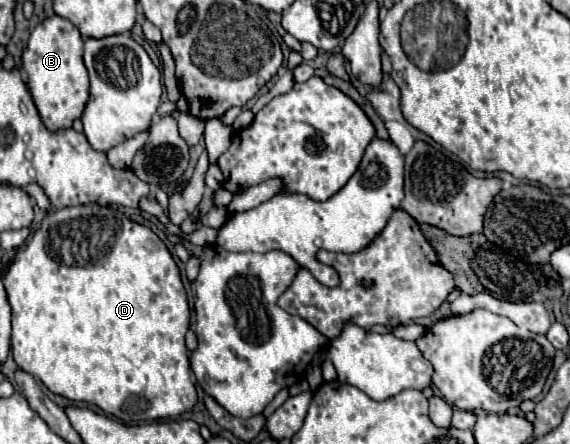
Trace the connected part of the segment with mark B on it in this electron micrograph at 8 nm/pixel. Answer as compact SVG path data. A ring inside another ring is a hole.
M60 16L40 22L22 52L22 72L28 78L28 90L48 130L60 130L72 126L82 116L88 100L88 72L82 60L82 36L72 22Z

